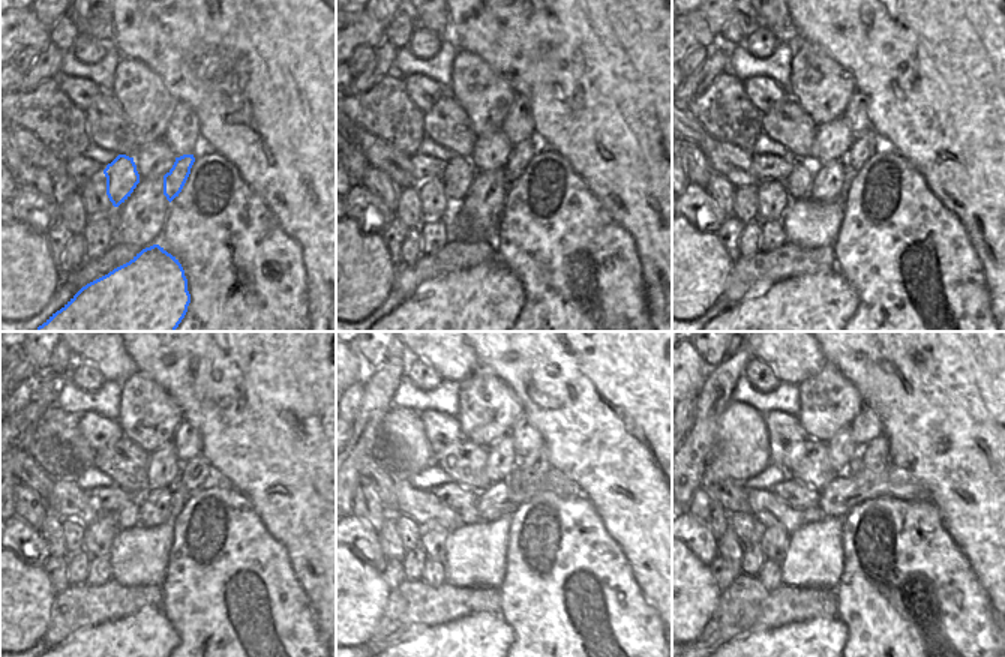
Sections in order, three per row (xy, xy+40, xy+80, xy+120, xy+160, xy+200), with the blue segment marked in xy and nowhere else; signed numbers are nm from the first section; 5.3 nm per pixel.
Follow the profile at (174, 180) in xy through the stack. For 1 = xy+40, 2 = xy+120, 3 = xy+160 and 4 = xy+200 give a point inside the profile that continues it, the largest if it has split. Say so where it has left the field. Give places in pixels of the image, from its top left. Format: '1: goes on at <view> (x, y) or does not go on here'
1: goes on at xy+40 (524, 152)
2: goes on at xy+120 (195, 474)
3: goes on at xy+160 (528, 471)
4: goes on at xy+200 (863, 462)

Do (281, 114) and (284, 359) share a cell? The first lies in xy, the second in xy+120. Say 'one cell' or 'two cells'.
one cell

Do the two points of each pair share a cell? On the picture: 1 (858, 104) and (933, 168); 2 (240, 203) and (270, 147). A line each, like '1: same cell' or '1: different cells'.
1: different cells
2: different cells

